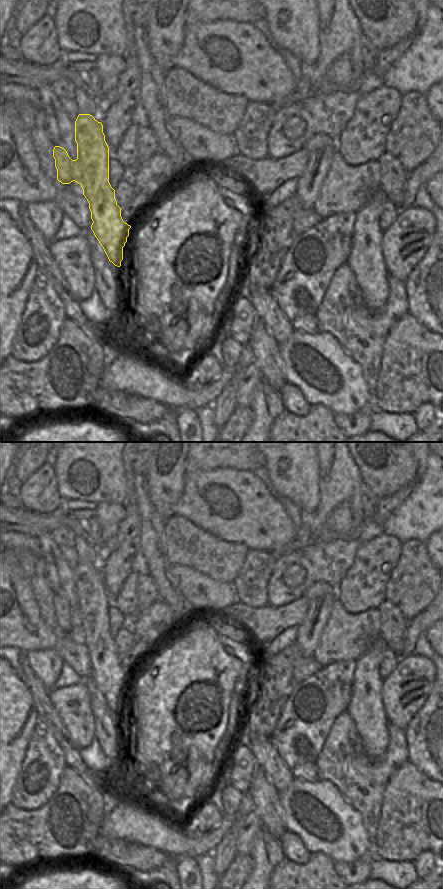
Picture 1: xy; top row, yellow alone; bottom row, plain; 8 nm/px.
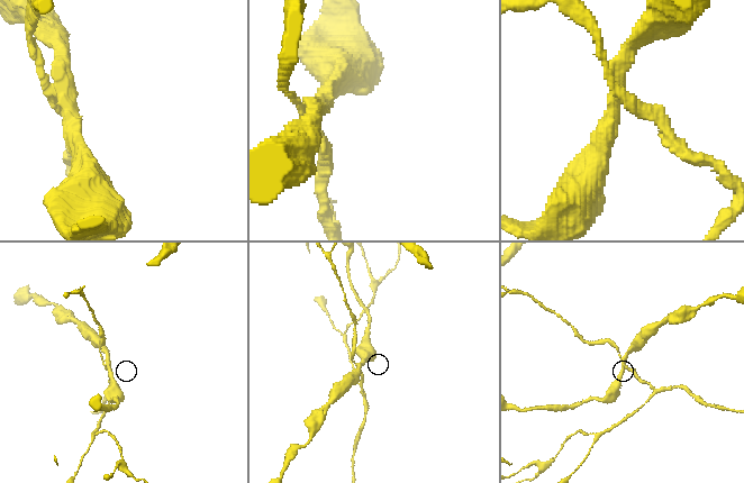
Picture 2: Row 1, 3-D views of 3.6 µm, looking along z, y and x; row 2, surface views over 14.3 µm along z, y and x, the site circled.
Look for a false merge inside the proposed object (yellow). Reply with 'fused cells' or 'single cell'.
fused cells

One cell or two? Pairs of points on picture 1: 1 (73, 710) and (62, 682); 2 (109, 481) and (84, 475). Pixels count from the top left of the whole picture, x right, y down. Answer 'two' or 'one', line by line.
1: two
2: one

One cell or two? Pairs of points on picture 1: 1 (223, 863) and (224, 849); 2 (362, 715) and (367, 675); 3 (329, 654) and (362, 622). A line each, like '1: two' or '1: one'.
1: one
2: one
3: one

